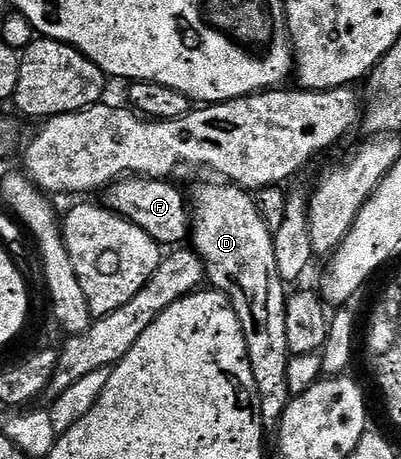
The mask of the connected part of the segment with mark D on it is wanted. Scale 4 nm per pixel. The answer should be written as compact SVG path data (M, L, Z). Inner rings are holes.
M208 182L205 186L196 186L190 190L190 209L192 212L192 229L190 231L191 249L204 262L206 278L215 289L222 291L232 302L234 312L242 324L246 336L250 368L254 372L254 384L258 384L258 396L262 408L262 420L265 431L272 432L279 427L288 403L294 395L290 392L287 380L288 345L286 344L286 283L280 279L278 260L274 252L274 230L266 219L260 215L251 193L242 186L220 184L215 186Z

